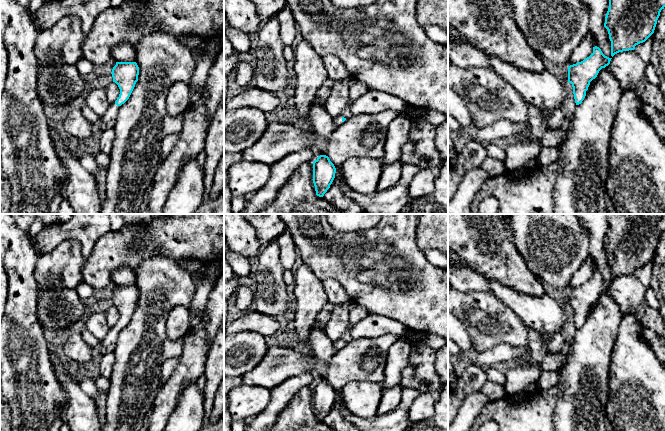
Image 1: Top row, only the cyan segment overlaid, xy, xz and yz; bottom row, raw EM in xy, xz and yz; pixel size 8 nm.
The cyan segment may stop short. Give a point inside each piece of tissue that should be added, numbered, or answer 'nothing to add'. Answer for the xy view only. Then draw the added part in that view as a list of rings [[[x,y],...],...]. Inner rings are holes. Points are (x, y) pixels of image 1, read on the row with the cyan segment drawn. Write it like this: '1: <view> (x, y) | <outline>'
1: xy (109, 119) | [[[115,103],[110,105],[109,109],[103,116],[103,121],[96,126],[100,132],[115,127],[118,111],[119,106]]]

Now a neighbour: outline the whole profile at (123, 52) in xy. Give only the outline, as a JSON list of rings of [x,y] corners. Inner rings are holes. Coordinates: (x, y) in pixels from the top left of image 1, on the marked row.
[[[119,44],[112,49],[113,59],[117,62],[135,62],[135,50],[129,44]]]

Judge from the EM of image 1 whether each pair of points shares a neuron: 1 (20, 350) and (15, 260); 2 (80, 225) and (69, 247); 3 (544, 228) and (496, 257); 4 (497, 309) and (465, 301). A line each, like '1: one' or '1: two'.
1: one
2: two
3: two
4: one

